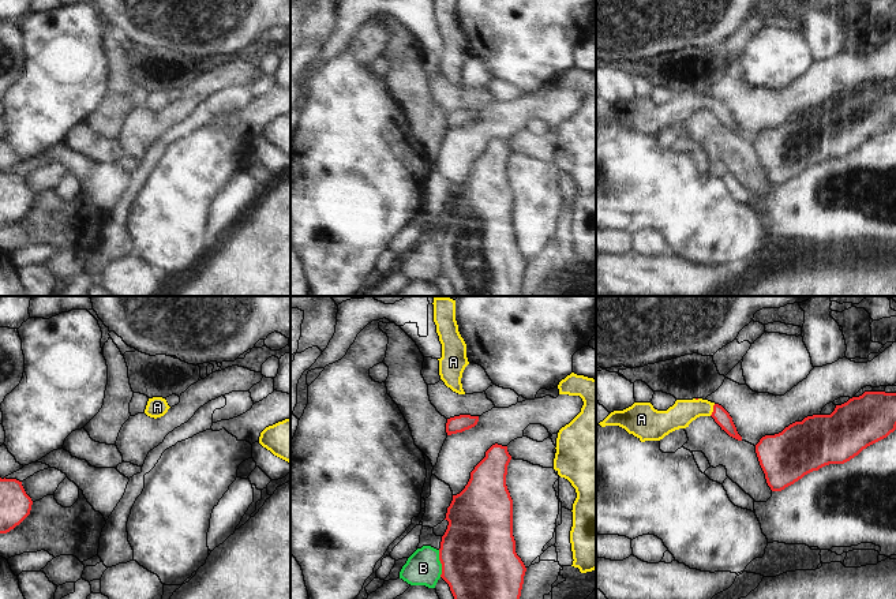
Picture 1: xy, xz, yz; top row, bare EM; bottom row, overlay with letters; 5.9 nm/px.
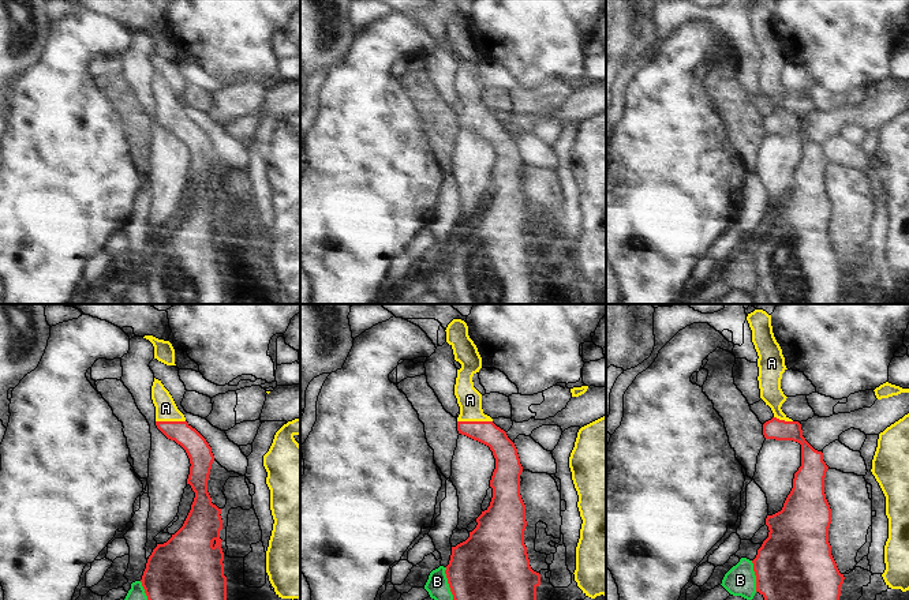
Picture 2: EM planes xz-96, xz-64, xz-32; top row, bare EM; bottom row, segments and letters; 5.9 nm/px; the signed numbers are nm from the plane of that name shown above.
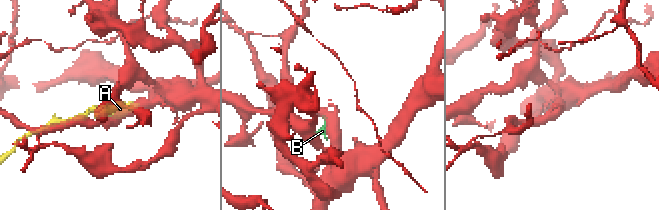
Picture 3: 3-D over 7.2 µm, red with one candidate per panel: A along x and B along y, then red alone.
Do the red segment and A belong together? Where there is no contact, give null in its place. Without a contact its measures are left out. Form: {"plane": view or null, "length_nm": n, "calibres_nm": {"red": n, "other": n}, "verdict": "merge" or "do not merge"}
{"plane": "yz", "length_nm": 80, "calibres_nm": {"red": 90, "other": 150}, "verdict": "merge"}

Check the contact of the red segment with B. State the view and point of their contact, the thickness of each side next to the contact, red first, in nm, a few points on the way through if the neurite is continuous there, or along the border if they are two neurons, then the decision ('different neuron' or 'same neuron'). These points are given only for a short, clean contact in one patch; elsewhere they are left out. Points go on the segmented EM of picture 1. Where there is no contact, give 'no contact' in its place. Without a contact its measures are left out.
meets red in xz at (441, 562); 440 nm thick on the red side, 200 nm on the other; different neuron

